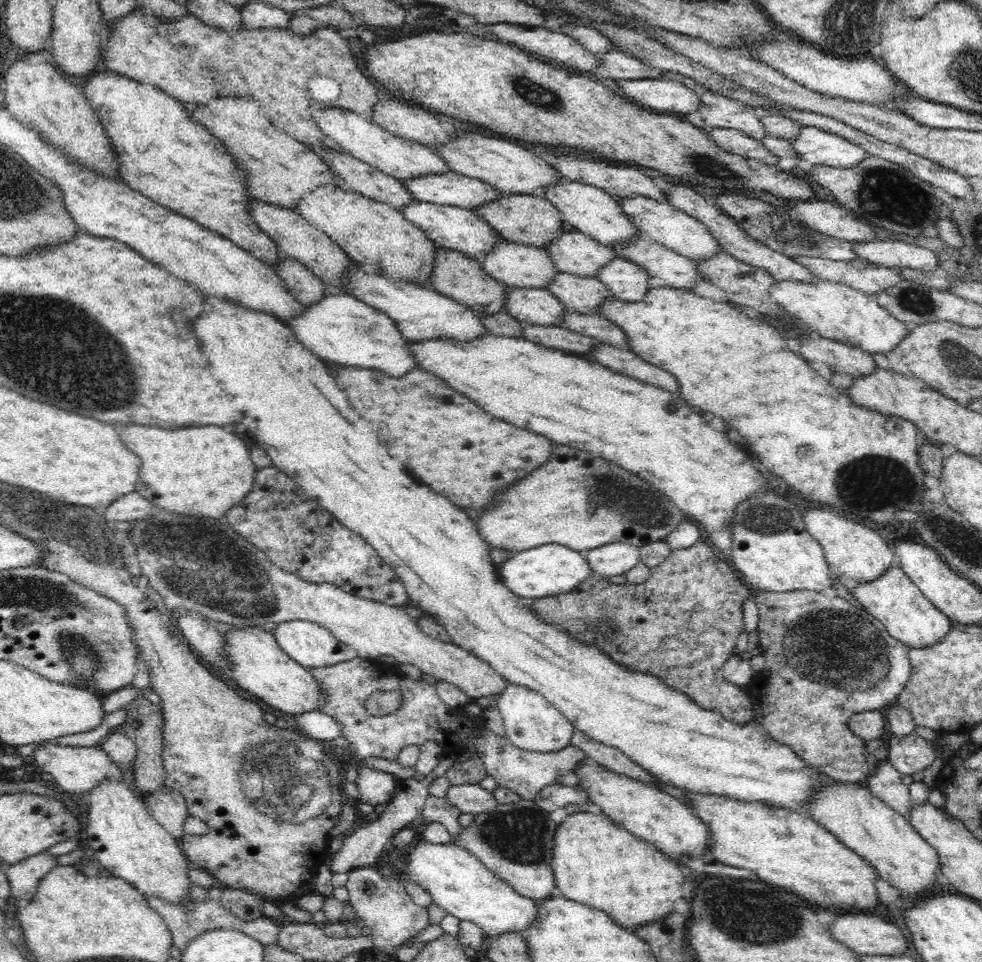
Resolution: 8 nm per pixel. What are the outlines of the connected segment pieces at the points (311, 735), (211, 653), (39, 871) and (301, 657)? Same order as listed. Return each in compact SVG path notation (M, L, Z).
M308 712L294 716L296 732L314 741L330 742L342 736L341 724L330 716L318 712Z
M194 613L180 615L177 620L182 634L181 639L195 653L202 654L212 665L225 668L223 656L225 640L214 623Z
M48 851L28 857L7 868L7 877L10 885L11 896L27 903L36 892L36 887L42 878L55 866L56 856Z
M313 622L278 623L272 630L278 646L305 667L323 667L357 657L357 650L334 638L329 631Z

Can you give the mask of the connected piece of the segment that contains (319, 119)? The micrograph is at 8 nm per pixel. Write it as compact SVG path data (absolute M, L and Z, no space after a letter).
M312 107L311 115L318 128L333 142L336 142L342 151L393 176L398 181L452 171L444 159L440 158L432 148L397 137L384 127L370 122L355 112L340 108Z

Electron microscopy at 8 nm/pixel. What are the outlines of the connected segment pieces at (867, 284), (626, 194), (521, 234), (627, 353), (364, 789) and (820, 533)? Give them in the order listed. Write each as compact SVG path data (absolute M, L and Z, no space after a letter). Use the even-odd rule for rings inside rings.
M800 256L792 260L804 266L820 280L840 283L869 295L874 295L904 280L896 269L874 265L861 259L846 262Z
M562 155L556 157L556 163L552 164L556 172L568 181L584 183L602 189L616 200L630 198L630 196L642 196L657 200L657 202L667 202L666 193L663 192L650 177L645 176L640 169L630 166L609 166L608 164L592 159L582 159L578 156Z
M502 193L498 202L486 202L486 206L472 208L472 211L478 217L484 218L484 222L506 241L545 248L546 242L564 234L562 228L564 221L560 217L560 212L542 196Z
M598 343L587 352L585 357L624 376L635 378L638 382L660 386L662 390L670 390L670 392L678 390L678 382L672 374L648 364L627 348L620 349L612 345Z
M369 766L357 768L358 777L354 785L357 795L351 800L356 803L372 804L378 808L385 807L398 788L400 779L382 770L372 770Z
M807 508L803 514L805 529L822 545L828 564L834 564L846 578L860 583L876 580L889 566L894 565L894 549L880 534L862 524L856 524L834 511Z

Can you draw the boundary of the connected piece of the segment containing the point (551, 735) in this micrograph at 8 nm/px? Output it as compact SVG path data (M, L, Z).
M508 683L508 688L498 696L497 703L496 709L505 726L504 734L513 746L541 753L554 753L570 746L574 725L538 692Z

